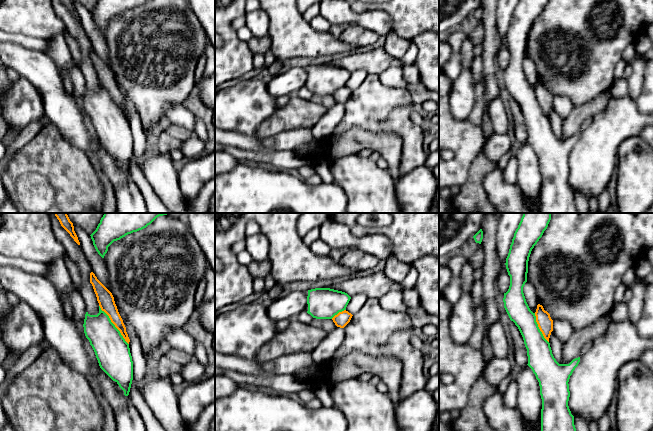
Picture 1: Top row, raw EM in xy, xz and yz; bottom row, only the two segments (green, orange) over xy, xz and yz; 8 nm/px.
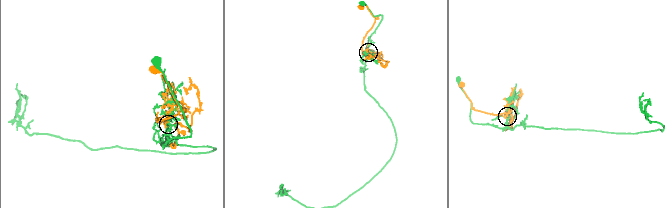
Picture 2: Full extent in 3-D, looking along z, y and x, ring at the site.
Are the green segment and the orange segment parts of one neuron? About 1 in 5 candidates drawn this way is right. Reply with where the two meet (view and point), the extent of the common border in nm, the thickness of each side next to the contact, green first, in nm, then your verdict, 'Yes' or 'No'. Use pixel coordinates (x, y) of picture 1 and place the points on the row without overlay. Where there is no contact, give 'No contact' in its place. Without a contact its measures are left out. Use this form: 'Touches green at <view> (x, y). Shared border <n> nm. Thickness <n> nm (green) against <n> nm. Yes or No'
Touches green at xy (114, 101). Shared border 400 nm. Thickness 280 nm (green) against 130 nm. No

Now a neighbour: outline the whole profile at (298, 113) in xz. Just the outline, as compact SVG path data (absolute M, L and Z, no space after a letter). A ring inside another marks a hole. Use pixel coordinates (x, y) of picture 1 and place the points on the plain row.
M291 97L285 106L277 108L256 130L259 138L269 138L287 130L313 128L327 108L311 100Z

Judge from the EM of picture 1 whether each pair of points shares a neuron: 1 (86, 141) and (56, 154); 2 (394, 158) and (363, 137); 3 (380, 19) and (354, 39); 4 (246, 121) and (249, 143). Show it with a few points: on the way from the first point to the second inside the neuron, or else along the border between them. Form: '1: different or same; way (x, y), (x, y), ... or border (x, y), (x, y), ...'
1: different; border (59, 129), (70, 143), (85, 154)
2: same; way (386, 150), (377, 141), (371, 140)
3: different; border (353, 24), (370, 29), (379, 35)
4: different; border (225, 130), (235, 130), (253, 136), (269, 147)

